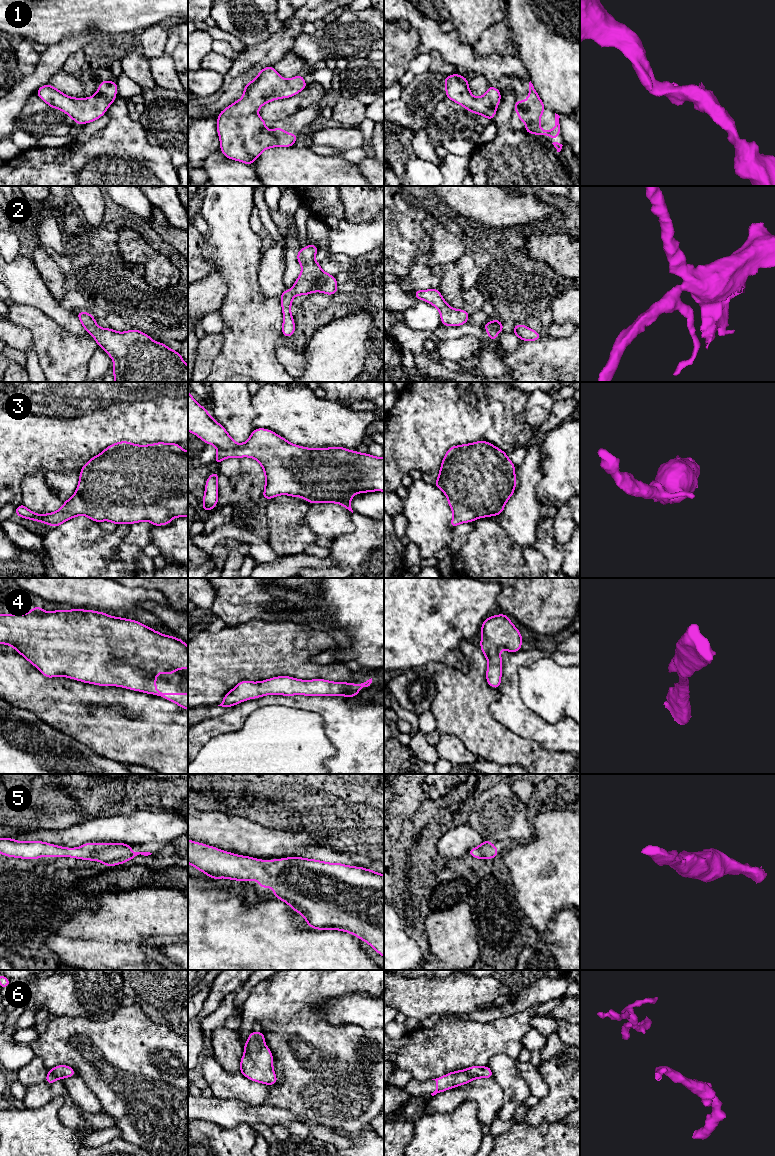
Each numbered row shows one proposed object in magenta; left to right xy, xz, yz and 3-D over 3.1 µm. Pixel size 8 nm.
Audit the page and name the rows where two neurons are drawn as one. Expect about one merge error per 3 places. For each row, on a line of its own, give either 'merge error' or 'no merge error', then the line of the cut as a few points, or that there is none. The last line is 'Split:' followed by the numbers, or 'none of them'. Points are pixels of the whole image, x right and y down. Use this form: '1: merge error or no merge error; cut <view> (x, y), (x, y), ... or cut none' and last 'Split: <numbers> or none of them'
1: no merge error; cut none
2: no merge error; cut none
3: no merge error; cut none
4: no merge error; cut none
5: no merge error; cut none
6: no merge error; cut none
Split: none of them

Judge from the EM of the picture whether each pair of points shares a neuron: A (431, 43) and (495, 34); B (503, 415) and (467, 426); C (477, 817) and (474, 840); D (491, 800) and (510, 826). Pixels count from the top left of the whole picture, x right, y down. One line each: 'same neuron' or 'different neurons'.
A: different neurons
B: same neuron
C: different neurons
D: same neuron

